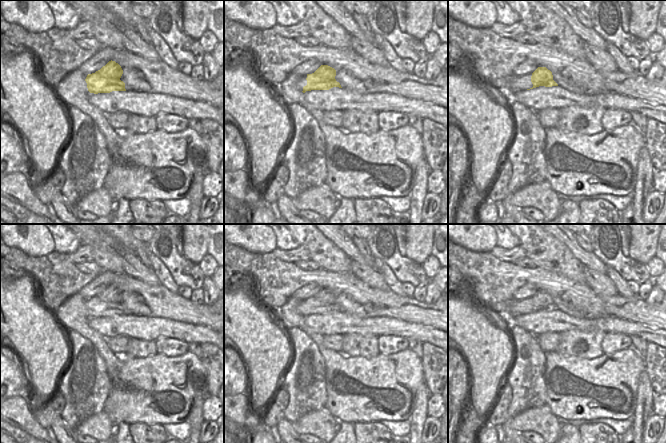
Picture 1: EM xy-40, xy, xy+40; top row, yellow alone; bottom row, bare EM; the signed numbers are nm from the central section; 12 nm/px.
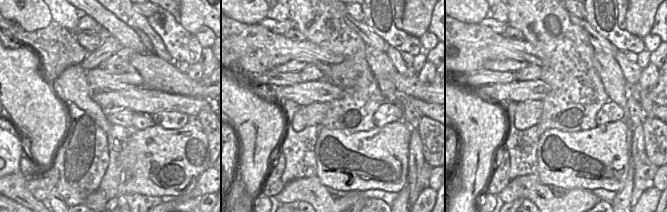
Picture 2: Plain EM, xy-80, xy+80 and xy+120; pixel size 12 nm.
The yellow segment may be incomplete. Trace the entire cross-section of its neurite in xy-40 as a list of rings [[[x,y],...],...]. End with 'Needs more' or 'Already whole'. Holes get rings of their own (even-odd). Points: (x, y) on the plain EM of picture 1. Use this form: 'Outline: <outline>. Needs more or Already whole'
Outline: [[[111,284],[100,294],[87,299],[85,305],[88,315],[94,318],[126,315],[125,307],[120,304],[122,298],[121,290]]]. Already whole

